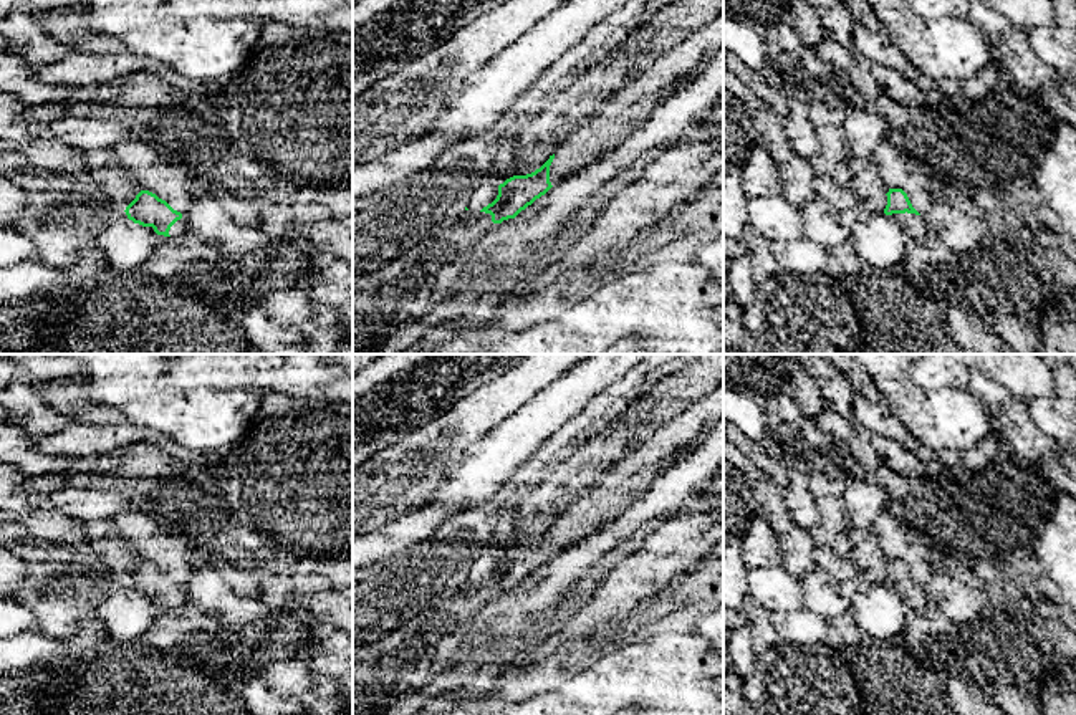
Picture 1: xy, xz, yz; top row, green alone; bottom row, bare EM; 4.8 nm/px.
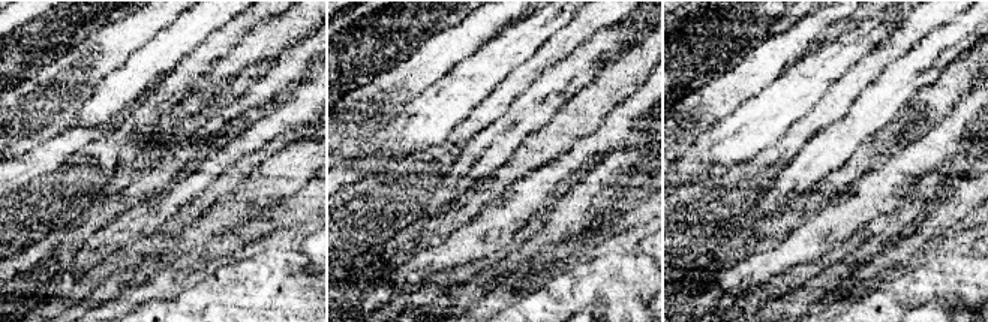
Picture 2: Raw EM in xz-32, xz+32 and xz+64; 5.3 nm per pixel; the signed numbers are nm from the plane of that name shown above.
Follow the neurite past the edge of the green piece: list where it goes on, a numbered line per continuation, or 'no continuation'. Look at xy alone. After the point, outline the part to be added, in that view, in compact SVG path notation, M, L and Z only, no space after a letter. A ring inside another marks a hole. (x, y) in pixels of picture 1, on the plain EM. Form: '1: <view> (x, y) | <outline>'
1: xy (179, 598) | M180 589L171 597L169 606L171 607L180 607L180 606L189 604L189 602L190 602L190 599L184 593L184 589Z

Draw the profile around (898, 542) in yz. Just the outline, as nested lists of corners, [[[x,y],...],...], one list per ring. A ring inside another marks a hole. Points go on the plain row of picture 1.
[[[884,510],[869,530],[887,559],[902,559],[919,584],[927,584],[940,571],[934,561],[934,545],[892,511]]]

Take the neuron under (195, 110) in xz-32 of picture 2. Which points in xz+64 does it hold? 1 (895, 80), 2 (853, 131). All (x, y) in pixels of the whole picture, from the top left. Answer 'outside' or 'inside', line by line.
1: inside
2: inside

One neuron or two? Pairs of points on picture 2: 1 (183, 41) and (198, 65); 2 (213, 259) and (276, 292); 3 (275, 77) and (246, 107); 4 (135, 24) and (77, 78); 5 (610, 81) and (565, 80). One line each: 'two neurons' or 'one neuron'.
1: two neurons
2: two neurons
3: one neuron
4: one neuron
5: two neurons

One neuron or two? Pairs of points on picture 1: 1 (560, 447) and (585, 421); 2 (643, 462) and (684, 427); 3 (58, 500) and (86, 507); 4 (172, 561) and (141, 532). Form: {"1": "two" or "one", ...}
{"1": "one", "2": "one", "3": "one", "4": "one"}

